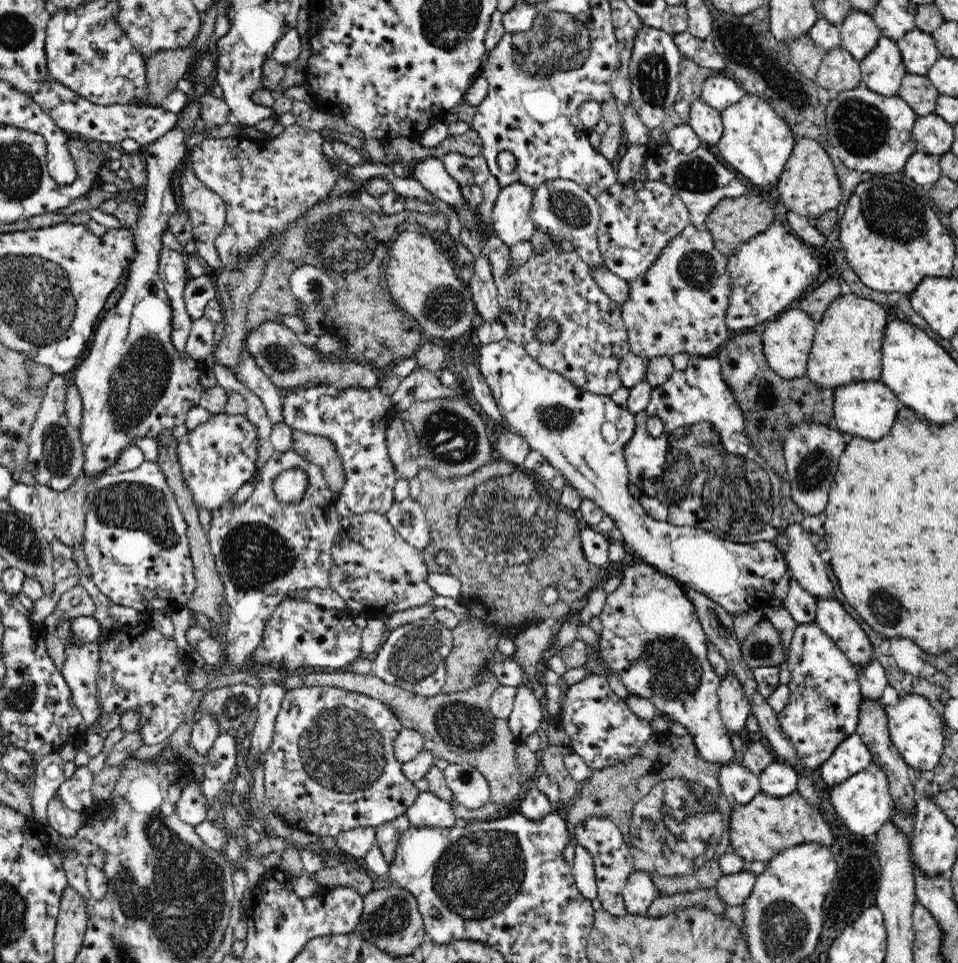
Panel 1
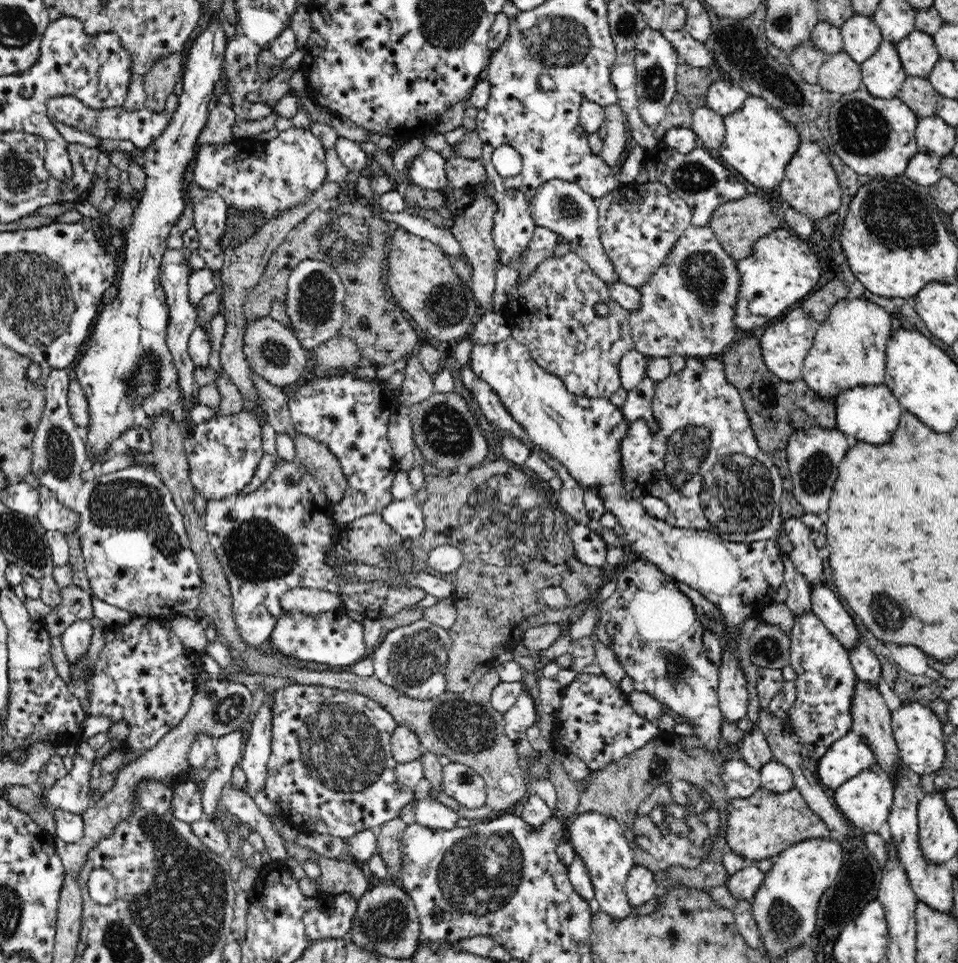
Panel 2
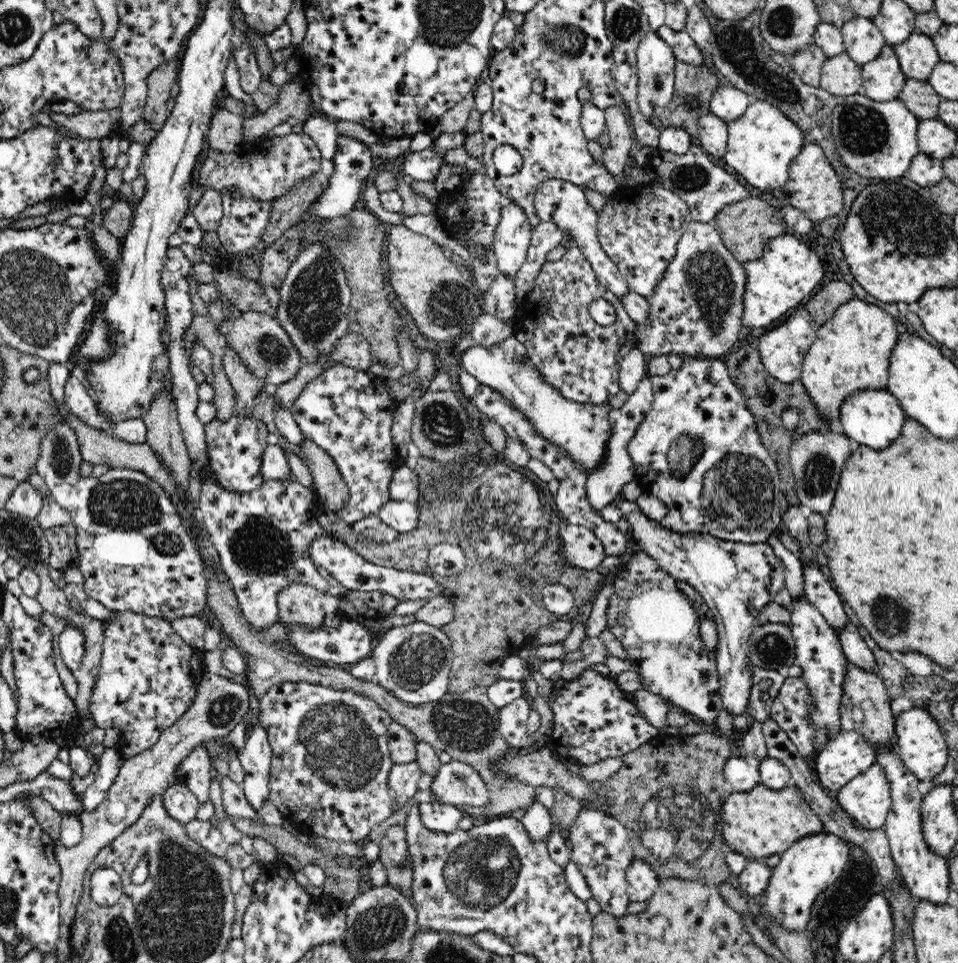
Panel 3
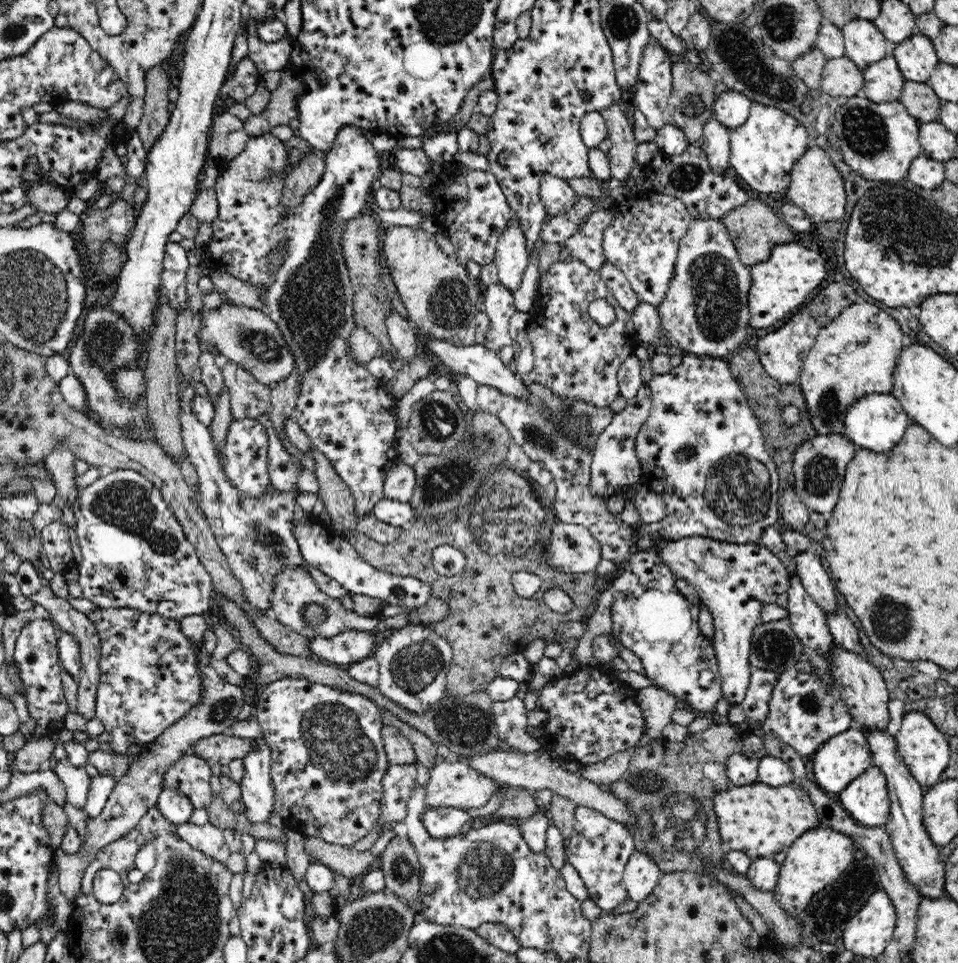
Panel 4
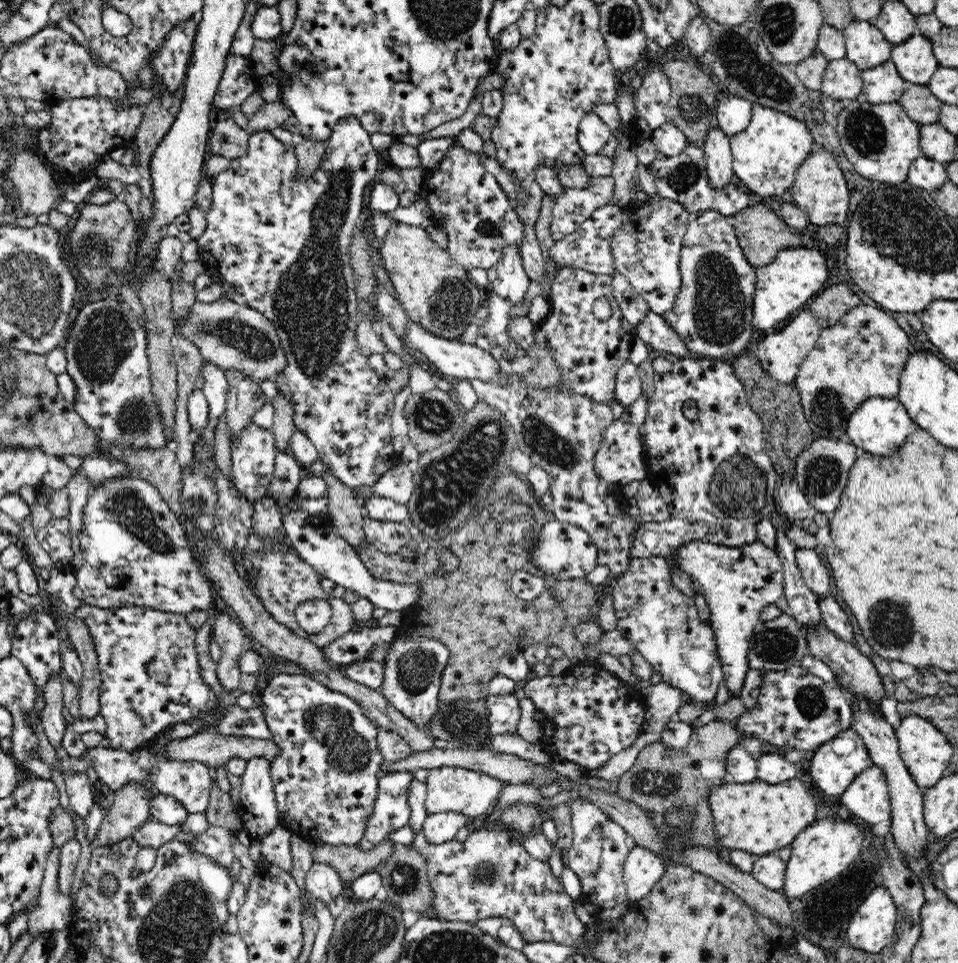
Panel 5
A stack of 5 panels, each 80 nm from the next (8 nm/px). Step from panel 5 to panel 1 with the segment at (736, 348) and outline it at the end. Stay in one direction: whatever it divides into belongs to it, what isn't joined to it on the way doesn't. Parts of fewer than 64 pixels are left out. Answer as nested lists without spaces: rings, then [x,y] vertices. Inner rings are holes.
[[[690,225],[674,237],[646,274],[629,282],[629,299],[621,305],[631,351],[646,359],[673,354],[714,358],[730,338],[726,313],[732,283],[727,262],[727,256],[717,249],[705,228]]]

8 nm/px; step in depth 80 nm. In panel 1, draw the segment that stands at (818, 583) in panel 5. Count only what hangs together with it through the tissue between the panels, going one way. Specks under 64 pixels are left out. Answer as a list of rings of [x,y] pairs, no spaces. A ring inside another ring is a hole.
[[[816,598],[815,621],[857,669],[874,657],[866,632],[836,598]]]

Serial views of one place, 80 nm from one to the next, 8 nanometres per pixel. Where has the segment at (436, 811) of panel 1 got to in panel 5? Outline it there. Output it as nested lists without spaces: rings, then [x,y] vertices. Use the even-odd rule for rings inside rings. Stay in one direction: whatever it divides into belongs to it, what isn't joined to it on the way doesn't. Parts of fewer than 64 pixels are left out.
[[[454,812],[436,813],[425,818],[422,834],[429,844],[442,844],[452,841],[456,832],[465,827],[468,817]]]

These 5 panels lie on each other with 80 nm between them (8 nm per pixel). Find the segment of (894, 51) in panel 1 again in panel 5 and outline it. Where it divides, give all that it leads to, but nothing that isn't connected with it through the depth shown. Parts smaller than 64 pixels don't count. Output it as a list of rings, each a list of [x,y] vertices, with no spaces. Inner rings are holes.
[[[892,59],[862,74],[862,93],[870,104],[898,103],[905,92],[906,82],[900,77]]]

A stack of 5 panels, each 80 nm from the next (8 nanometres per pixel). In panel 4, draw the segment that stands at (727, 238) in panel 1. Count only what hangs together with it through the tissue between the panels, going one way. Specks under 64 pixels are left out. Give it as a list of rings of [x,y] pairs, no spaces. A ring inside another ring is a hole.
[[[750,199],[746,204],[731,210],[726,214],[726,217],[721,219],[744,264],[751,267],[766,262],[766,259],[770,258],[771,250],[778,243],[796,241],[796,236],[790,232],[790,227],[776,214],[777,211],[764,204],[764,201]]]

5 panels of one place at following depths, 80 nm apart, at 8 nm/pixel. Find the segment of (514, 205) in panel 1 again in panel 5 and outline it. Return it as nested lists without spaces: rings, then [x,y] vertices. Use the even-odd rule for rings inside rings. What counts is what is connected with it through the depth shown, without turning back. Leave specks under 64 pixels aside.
[[[506,247],[497,262],[497,277],[490,285],[488,291],[508,299],[512,307],[519,307],[524,303],[530,278],[522,266],[522,257],[516,247]]]

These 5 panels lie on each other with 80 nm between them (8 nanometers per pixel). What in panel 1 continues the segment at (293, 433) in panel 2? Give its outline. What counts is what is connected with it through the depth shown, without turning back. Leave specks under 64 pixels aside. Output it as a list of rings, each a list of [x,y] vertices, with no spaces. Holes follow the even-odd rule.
[[[244,348],[240,366],[236,368],[237,378],[262,400],[267,416],[273,425],[284,425],[283,400],[286,392],[275,385],[258,368],[254,357]]]

